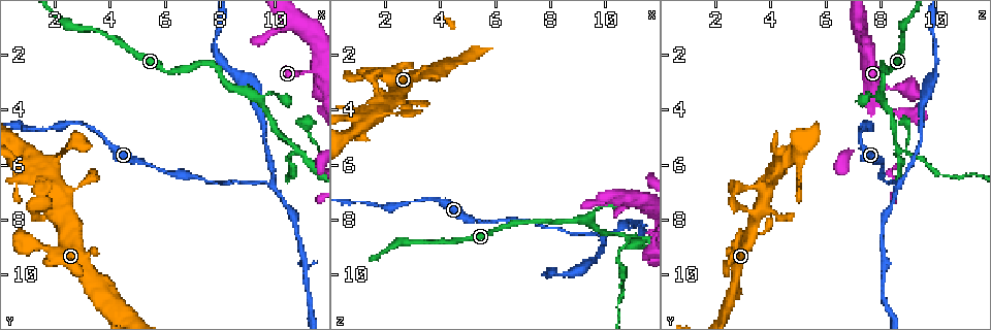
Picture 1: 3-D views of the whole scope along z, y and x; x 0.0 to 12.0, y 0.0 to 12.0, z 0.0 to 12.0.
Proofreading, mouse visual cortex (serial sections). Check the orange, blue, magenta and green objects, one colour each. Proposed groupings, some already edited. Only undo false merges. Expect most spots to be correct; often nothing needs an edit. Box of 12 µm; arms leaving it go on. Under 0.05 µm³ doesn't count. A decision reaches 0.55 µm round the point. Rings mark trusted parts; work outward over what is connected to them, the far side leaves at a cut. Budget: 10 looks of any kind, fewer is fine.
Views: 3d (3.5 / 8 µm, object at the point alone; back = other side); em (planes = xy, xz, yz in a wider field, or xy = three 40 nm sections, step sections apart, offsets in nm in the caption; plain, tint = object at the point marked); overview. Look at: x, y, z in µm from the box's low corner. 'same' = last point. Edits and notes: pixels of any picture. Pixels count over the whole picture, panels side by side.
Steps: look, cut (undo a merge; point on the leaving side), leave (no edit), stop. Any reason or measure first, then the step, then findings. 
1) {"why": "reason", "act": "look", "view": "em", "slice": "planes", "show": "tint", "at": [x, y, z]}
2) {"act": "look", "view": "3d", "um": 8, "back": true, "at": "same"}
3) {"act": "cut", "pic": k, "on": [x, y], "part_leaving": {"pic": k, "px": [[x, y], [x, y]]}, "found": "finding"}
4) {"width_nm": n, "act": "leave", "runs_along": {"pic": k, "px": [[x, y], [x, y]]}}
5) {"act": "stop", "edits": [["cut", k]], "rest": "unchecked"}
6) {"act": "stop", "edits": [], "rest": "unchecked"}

{"why": "two arms at a narrow angle", "act": "look", "view": "3d", "um": 3.5, "at": [1.7, 6.8, 3.5]}

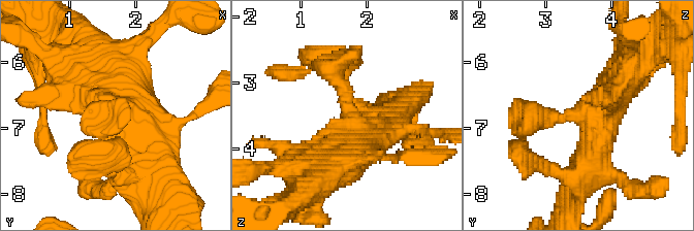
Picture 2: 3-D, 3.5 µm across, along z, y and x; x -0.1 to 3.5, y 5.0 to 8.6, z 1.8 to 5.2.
{"act": "look", "view": "em", "slice": "xy", "step": 1, "show": "tint", "at": [1.75, 6.80, 3.45]}

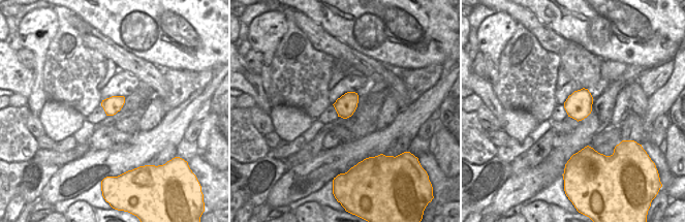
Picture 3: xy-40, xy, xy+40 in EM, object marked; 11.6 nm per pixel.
{"act": "leave", "runs_along": {"pic": 2, "px": [[594, 156], [599, 118], [644, 44]]}, "found": "continuous, no second cell"}

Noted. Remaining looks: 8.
{"why": "abrupt turn", "act": "look", "view": "3d", "um": 3.5, "at": [7.7, 2.3, 8.1]}

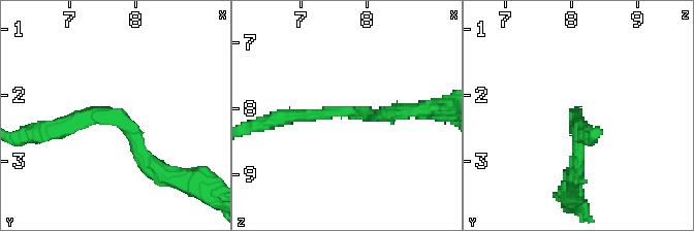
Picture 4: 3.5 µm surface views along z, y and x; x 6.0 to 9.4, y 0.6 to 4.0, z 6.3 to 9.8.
{"why": "need the tissue", "act": "look", "view": "em", "slice": "xy", "step": 3, "show": "tint", "at": [7.65, 2.30, 8.05]}

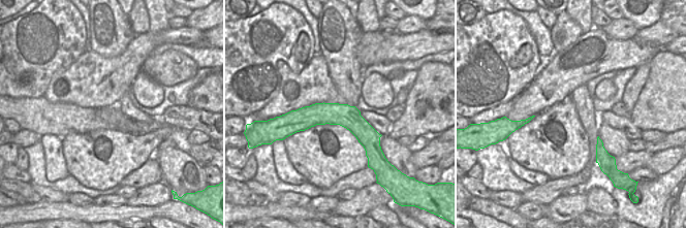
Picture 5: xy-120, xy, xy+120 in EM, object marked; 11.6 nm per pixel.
{"width_nm": 260, "act": "leave", "runs_along": {"pic": 5, "px": [[295, 120], [346, 116], [377, 137]]}, "found": "continuous, no second cell"}

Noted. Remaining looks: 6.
{"why": "three-way junction", "act": "look", "view": "3d", "um": 3.5, "at": [9.4, 3.6, 8.0]}

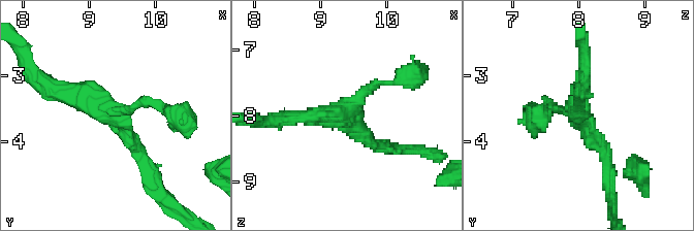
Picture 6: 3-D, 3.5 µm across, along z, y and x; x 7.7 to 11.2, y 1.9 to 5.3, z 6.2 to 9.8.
{"arms": 3, "arm_widths_nm": [100, 200, 250], "act": "look", "view": "em", "slice": "xy", "step": 1, "show": "tint", "at": [9.35, 3.60, 8.00]}

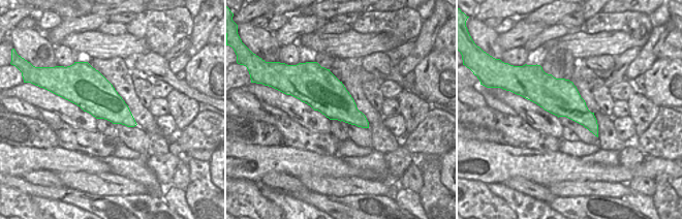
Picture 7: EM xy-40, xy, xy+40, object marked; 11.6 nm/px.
{"act": "look", "view": "em", "slice": "xy", "step": 5, "show": "tint", "at": "same"}

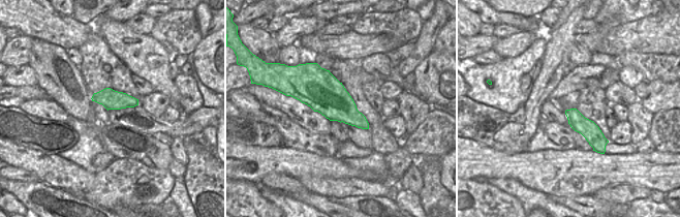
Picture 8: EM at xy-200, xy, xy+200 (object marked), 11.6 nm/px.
{"act": "leave", "runs_along": {"pic": 6, "px": [[48, 88], [107, 110], [146, 167]]}, "found": "one cell here"}

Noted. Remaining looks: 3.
{"why": "a narrow waist", "act": "look", "view": "3d", "um": 3.5, "at": [10.7, 5.4, 8.5]}

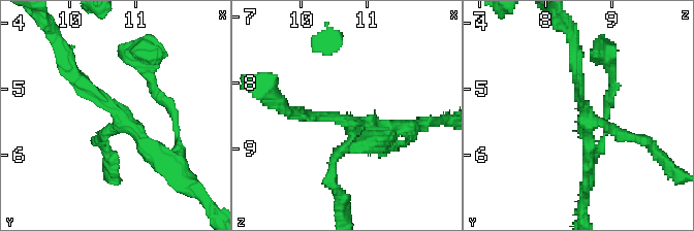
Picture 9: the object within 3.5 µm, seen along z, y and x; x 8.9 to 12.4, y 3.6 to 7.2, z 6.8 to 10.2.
{"arms": 3, "arm_widths_nm": [150, 150, 250], "why": "need the tissue", "act": "look", "view": "em", "slice": "xy", "step": 2, "show": "tint", "at": [10.80, 5.40, 8.65]}

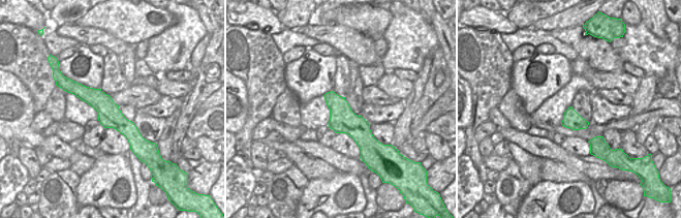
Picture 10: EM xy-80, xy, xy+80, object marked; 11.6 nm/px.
{"act": "leave", "runs_along": {"pic": 9, "px": [[69, 70], [152, 150], [175, 156]]}, "found": "one cell here"}

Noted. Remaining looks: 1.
{"act": "stop", "edits": [], "rest": "unchecked"}

